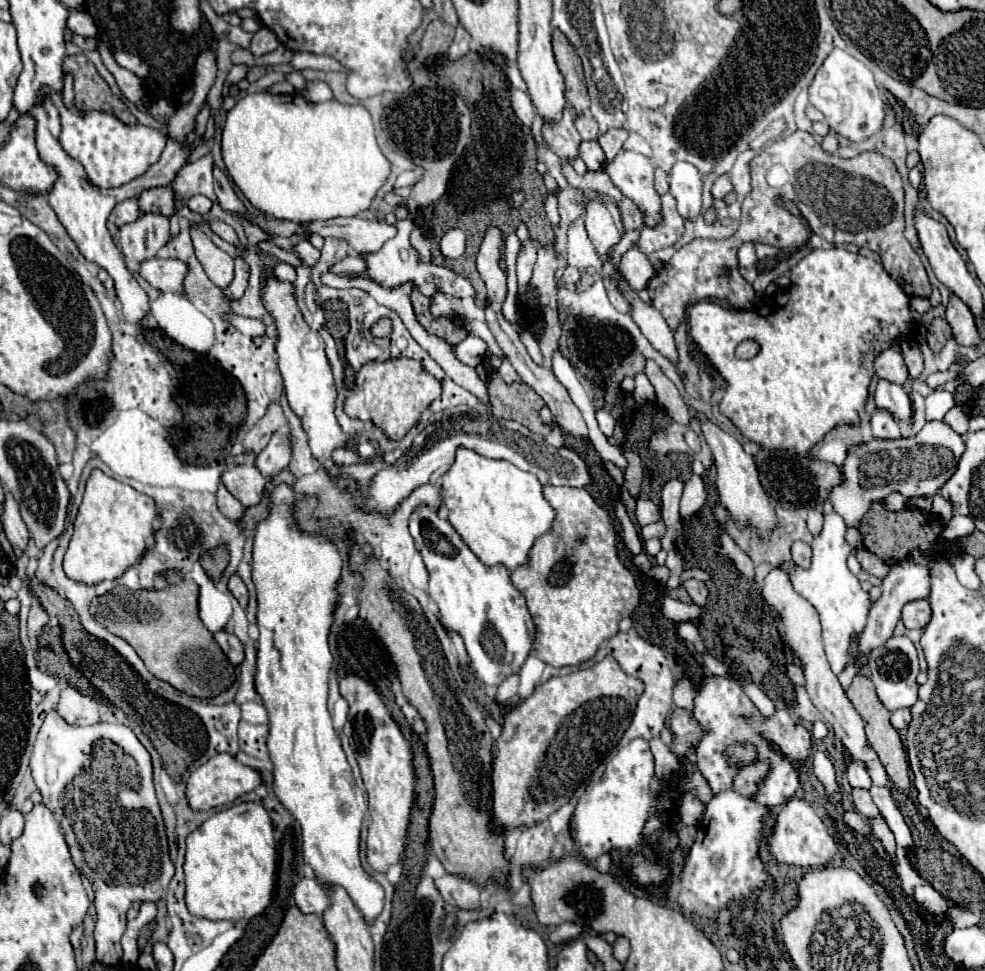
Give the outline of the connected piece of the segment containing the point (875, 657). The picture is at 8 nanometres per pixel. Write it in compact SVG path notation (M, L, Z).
M894 635L884 645L872 649L868 661L870 661L868 665L870 665L870 673L872 673L870 677L876 685L878 699L884 703L884 707L888 711L912 707L914 701L918 699L918 683L916 683L918 655L916 655L916 647L912 645L912 641L904 635Z

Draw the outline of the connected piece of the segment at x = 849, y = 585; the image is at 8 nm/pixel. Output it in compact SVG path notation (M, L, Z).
M826 513L824 515L824 529L818 537L812 541L812 565L810 569L796 567L794 573L790 573L794 589L816 607L820 621L822 621L822 639L826 649L826 659L834 673L840 673L848 661L848 647L850 647L850 635L860 633L866 625L866 615L870 609L868 593L862 591L858 579L848 571L846 559L850 555L850 545L844 539L846 525L838 513Z

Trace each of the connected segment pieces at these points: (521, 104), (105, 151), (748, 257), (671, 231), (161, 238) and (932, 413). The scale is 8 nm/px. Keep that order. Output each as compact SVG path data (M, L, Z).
M510 89L510 101L512 101L512 109L514 113L518 115L518 119L524 123L524 125L532 125L534 121L534 105L530 101L530 97L524 93L524 91L518 91L518 89Z
M50 93L52 101L58 105L60 111L60 123L62 123L62 133L60 133L60 143L66 149L66 153L74 159L78 159L90 181L96 187L120 187L140 175L144 175L160 157L164 145L166 145L166 135L144 127L144 125L134 125L128 127L122 121L118 121L114 115L108 113L98 113L90 111L88 115L82 115L78 109L66 109L62 103L62 95Z
M744 243L738 249L738 263L742 267L754 267L756 263L756 251L754 251L754 243Z
M664 193L662 195L662 223L654 229L642 229L640 233L640 241L638 241L638 247L644 255L650 255L654 253L656 249L662 249L662 247L670 247L674 245L682 231L684 231L684 219L678 215L676 211L676 201L670 193Z
M146 213L138 217L134 223L120 227L118 245L122 253L138 263L152 259L160 247L164 247L170 239L168 217Z
M936 389L926 397L926 421L942 419L954 407L954 397L948 391Z

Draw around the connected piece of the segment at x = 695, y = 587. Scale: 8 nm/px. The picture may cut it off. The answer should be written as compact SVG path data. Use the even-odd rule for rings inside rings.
M688 579L688 581L684 581L684 587L686 587L686 591L688 591L688 595L692 597L692 601L696 603L696 605L704 605L706 603L706 595L708 595L708 589L706 589L706 585L702 583L702 581L696 581L696 579Z

